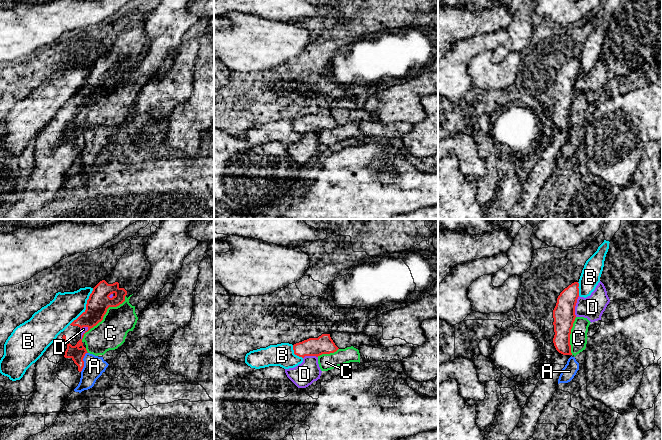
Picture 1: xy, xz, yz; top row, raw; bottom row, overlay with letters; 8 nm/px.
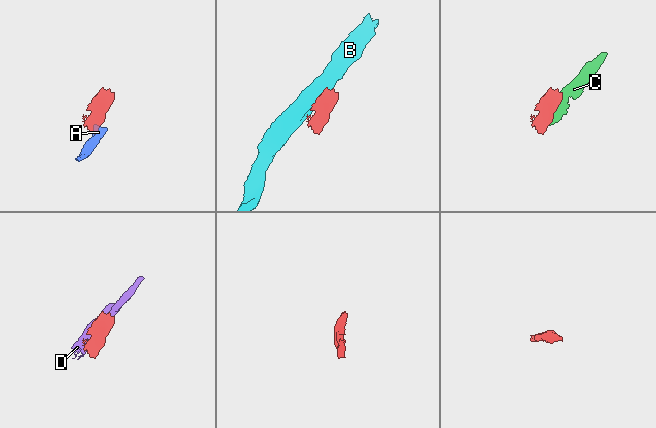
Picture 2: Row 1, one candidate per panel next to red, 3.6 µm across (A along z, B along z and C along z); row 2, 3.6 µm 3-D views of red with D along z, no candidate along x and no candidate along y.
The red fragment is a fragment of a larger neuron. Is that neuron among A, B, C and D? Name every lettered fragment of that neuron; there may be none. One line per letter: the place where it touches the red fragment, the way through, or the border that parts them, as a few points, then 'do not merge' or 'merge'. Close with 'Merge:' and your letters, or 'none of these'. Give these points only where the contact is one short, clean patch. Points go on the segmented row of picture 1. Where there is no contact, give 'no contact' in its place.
A: contact xy (83, 362); border xy (87, 352), (83, 358), (83, 368), (80, 371); do not merge
B: contact xy (86, 307); border xy (93, 288), (87, 300), (86, 308), (69, 324); do not merge
C: contact xy (103, 316); do not merge
D: contact yz (575, 305); do not merge
Merge: none of these

